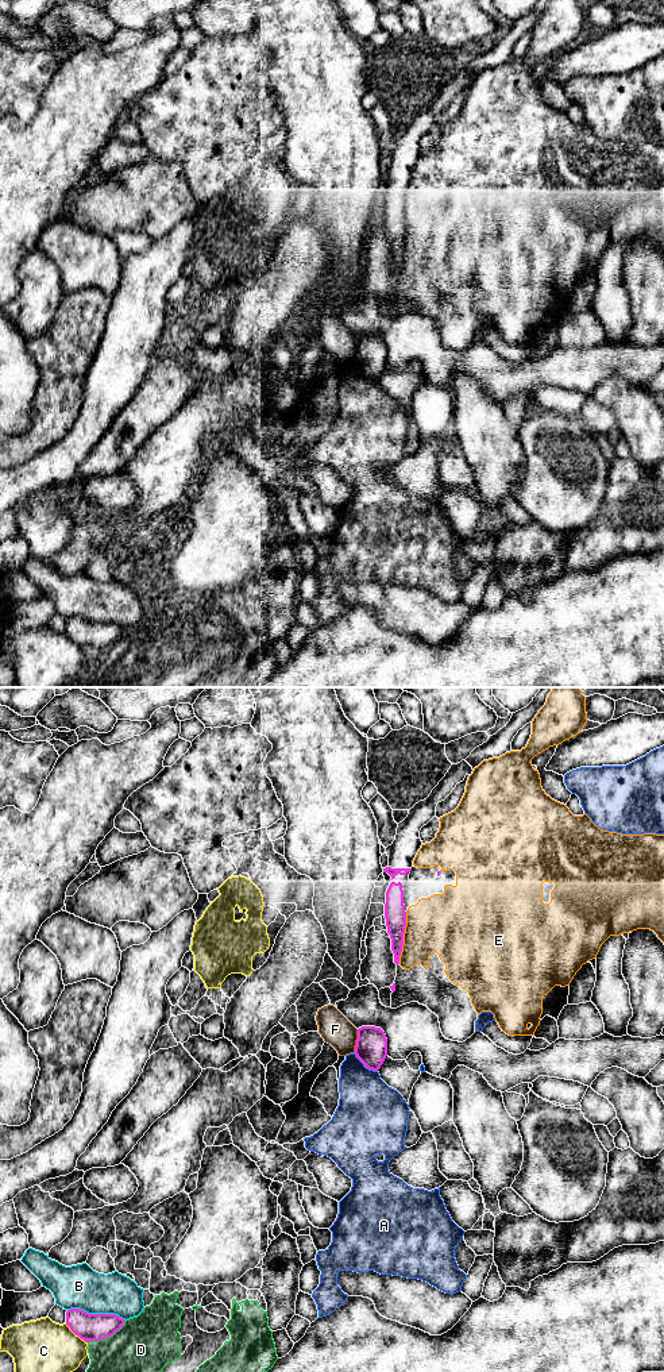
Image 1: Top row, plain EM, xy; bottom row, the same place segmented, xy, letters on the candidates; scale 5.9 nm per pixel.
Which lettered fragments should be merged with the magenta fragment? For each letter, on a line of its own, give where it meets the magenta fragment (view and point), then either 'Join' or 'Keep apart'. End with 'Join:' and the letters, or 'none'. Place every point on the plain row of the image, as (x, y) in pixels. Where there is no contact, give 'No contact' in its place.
A: Touches magenta at xy (365, 374). Keep apart
B: Touches magenta at xy (97, 623). Keep apart
C: Touches magenta at xy (76, 643). Keep apart
D: Touches magenta at xy (107, 646). Keep apart
E: Touches magenta at xy (402, 246). Keep apart
F: Touches magenta at xy (356, 349). Keep apart
Join: none

